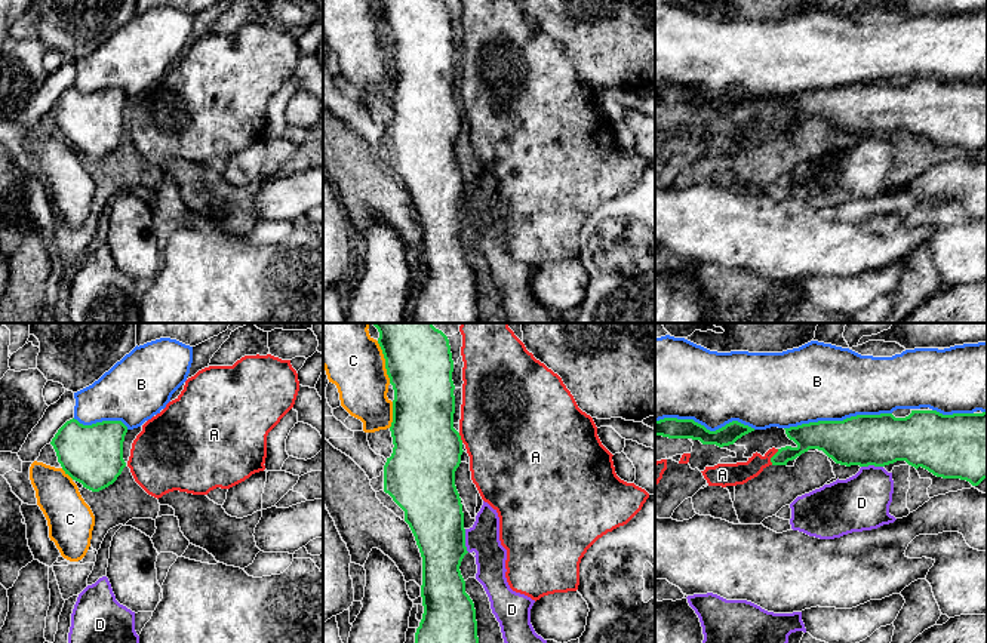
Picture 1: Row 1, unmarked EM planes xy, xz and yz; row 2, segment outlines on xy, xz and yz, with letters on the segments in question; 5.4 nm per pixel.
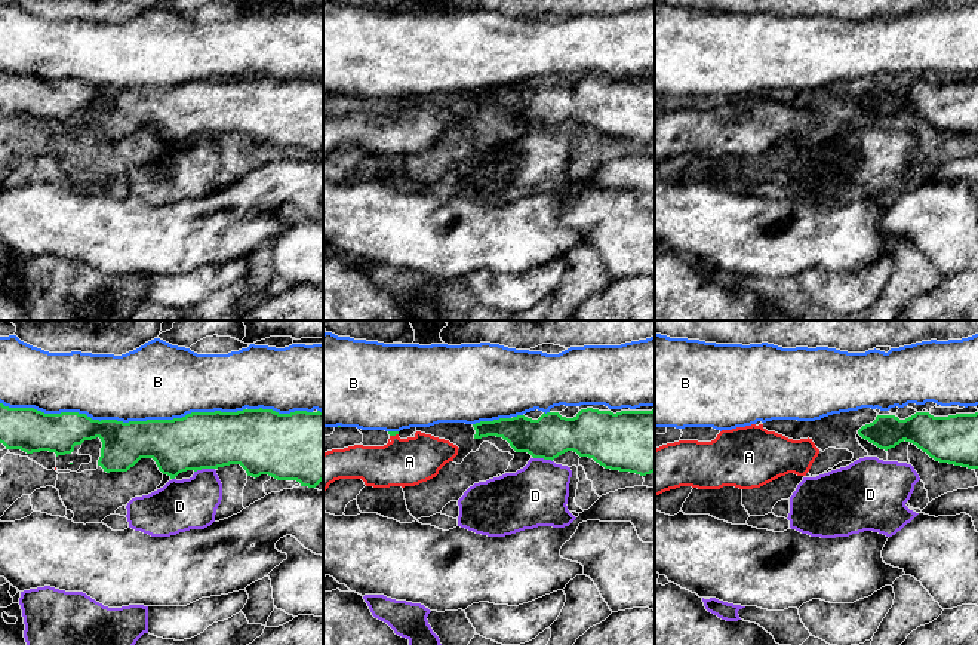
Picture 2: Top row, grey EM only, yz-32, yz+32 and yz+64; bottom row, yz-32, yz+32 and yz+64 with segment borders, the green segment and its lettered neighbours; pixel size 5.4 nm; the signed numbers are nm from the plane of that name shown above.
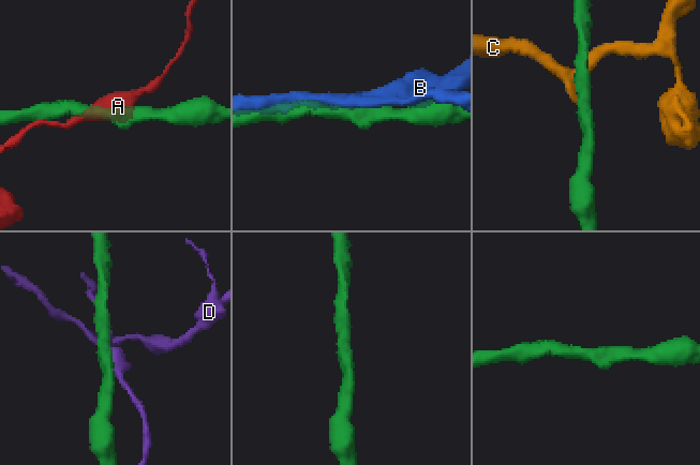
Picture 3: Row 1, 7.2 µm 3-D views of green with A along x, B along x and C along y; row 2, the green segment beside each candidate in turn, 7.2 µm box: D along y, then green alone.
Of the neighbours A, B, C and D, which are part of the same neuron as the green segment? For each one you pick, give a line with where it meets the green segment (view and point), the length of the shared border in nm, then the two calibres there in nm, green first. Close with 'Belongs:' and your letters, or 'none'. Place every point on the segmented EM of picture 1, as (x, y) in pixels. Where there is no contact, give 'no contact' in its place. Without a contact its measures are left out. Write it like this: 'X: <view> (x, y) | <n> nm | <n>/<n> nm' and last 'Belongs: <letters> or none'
Belongs: none

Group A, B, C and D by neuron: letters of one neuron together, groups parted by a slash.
A / B / C / D

